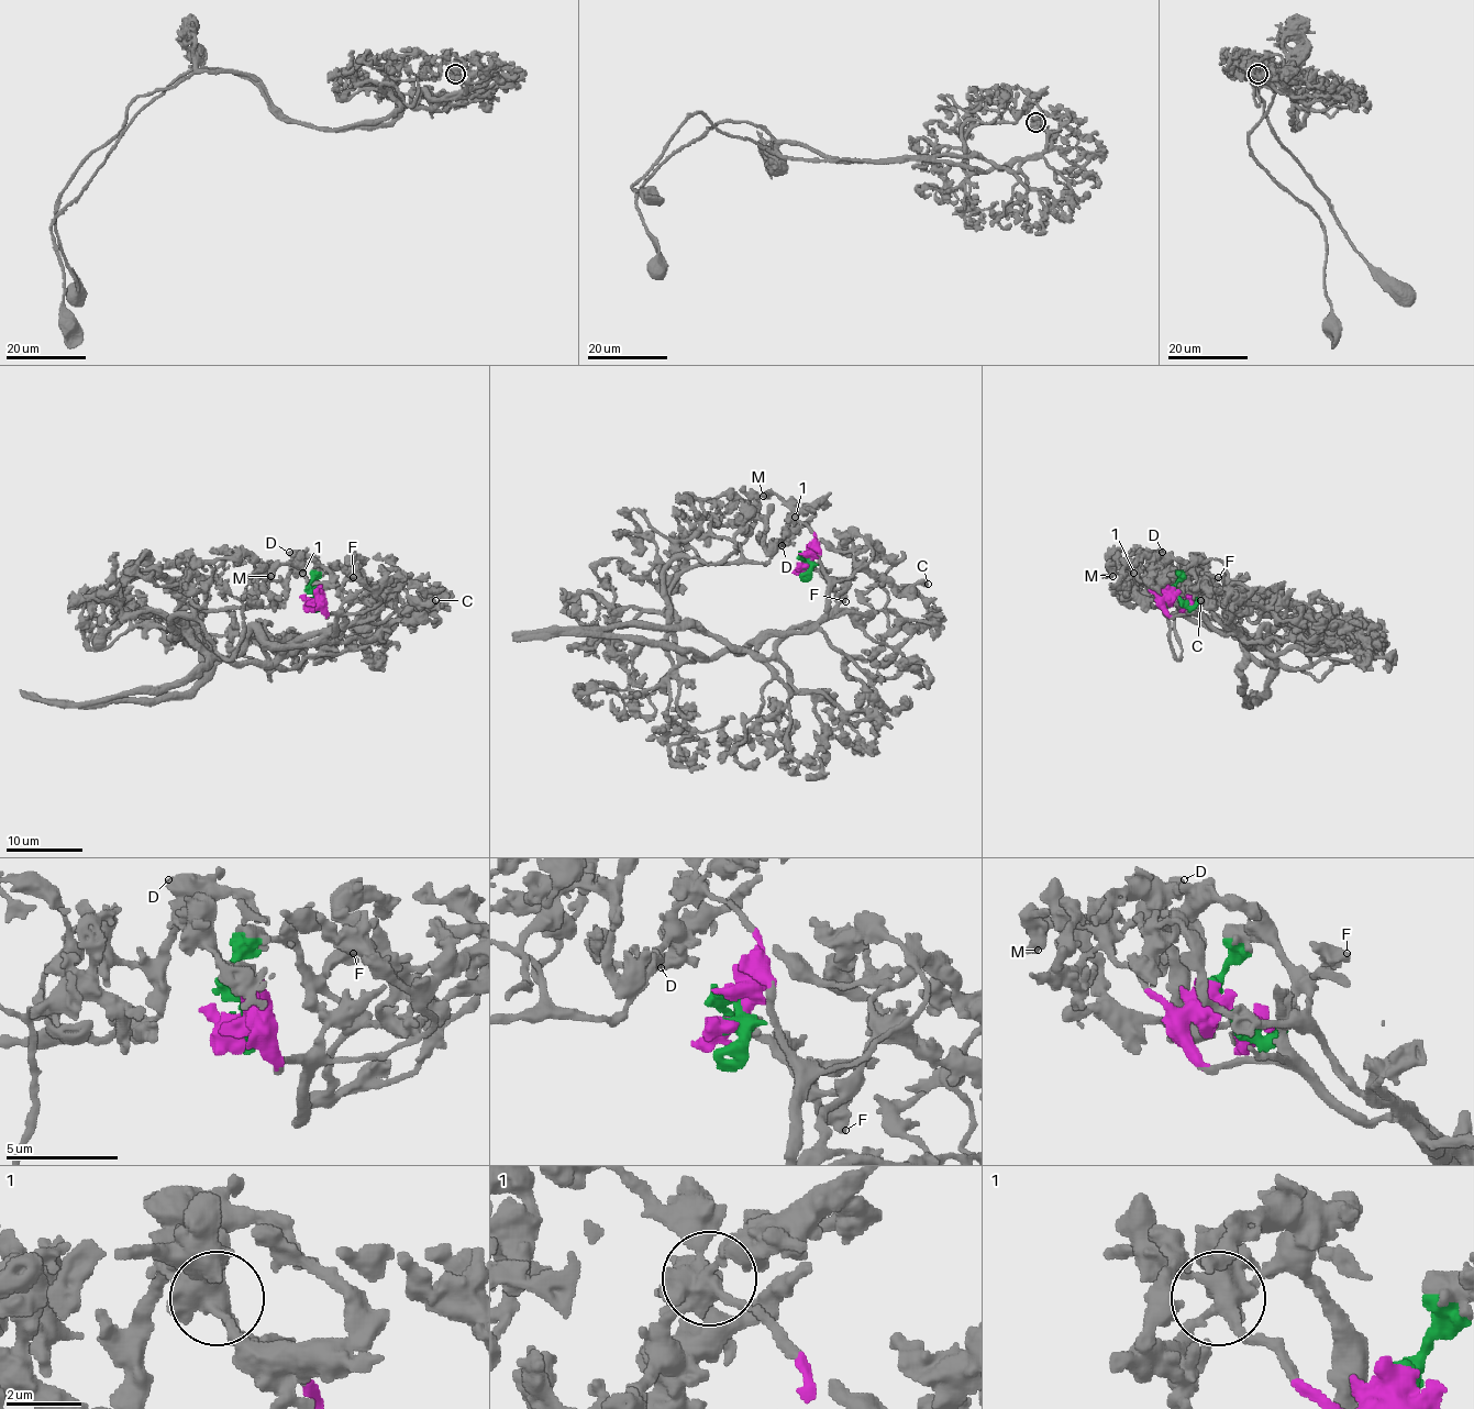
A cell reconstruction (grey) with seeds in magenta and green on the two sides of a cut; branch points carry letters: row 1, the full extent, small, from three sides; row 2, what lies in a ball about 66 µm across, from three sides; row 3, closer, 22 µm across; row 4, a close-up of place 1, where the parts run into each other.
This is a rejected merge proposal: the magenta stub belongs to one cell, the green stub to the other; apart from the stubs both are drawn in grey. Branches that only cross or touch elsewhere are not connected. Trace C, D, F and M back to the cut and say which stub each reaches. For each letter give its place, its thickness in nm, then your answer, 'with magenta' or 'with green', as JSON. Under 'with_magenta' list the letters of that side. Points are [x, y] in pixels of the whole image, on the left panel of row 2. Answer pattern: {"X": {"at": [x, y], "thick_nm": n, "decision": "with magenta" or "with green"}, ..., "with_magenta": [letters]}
{"C": {"at": [435, 600], "thick_nm": 500, "decision": "with green"}, "D": {"at": [289, 552], "thick_nm": 550, "decision": "with magenta"}, "F": {"at": [353, 577], "thick_nm": 550, "decision": "with green"}, "M": {"at": [270, 576], "thick_nm": 600, "decision": "with magenta"}, "with_magenta": ["D", "M"]}

